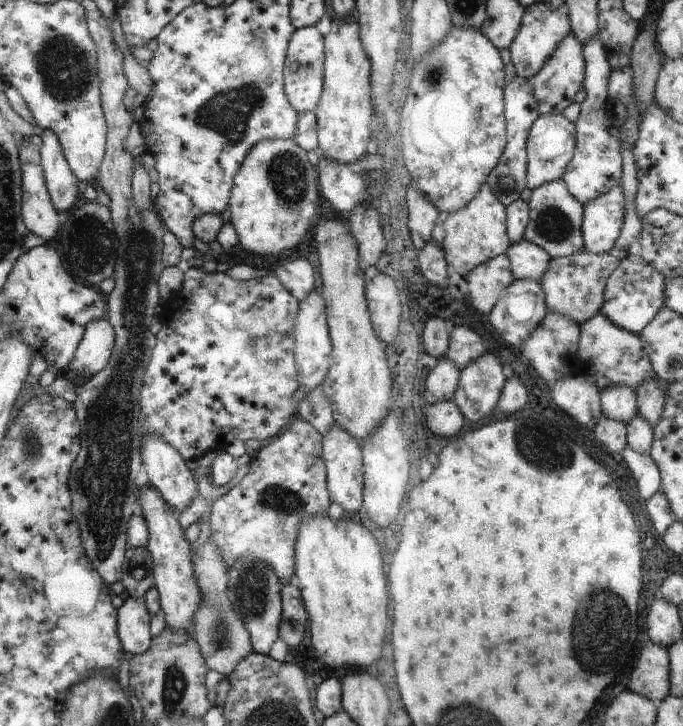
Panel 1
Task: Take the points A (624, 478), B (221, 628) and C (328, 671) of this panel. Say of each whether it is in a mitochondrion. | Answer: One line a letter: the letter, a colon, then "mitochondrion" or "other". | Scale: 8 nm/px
A: other
B: mitochondrion
C: other

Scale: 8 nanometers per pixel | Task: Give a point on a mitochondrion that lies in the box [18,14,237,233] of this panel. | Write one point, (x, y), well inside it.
(63, 66)

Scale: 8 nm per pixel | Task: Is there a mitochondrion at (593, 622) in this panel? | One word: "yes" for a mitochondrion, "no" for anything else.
yes

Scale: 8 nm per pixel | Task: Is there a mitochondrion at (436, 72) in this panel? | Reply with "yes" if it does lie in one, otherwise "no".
yes

